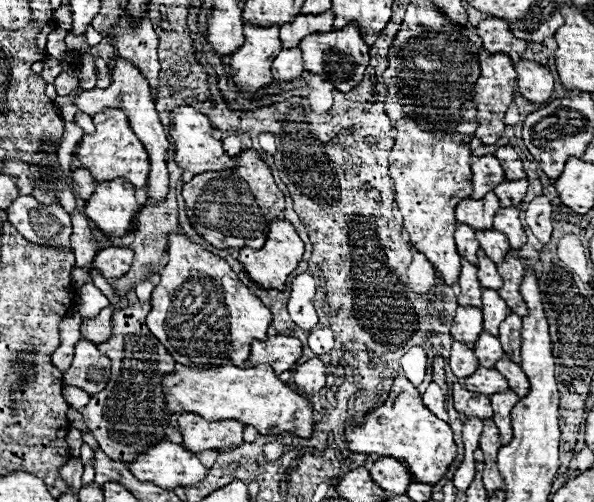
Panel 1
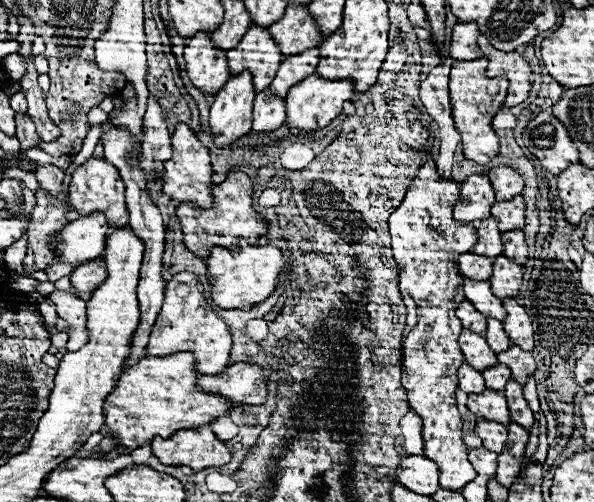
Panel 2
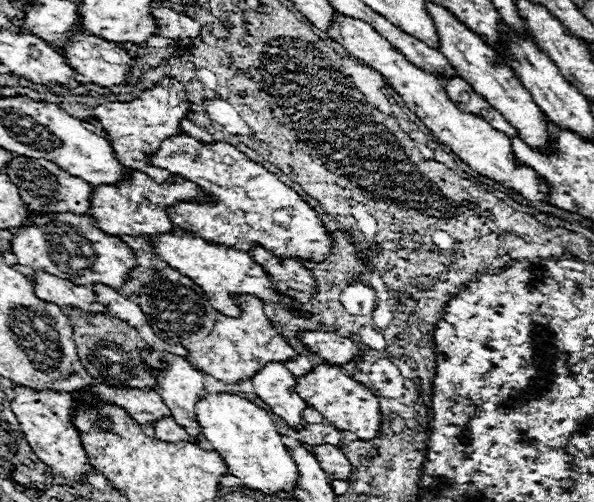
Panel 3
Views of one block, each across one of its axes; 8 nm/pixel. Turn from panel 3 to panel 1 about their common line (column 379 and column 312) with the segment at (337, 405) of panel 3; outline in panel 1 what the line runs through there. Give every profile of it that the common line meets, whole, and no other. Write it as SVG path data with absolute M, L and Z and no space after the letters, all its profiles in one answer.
M258 364L254 368L216 366L210 370L178 370L164 380L164 398L168 400L168 412L172 414L196 412L206 420L232 418L246 426L254 426L260 434L290 432L300 438L310 438L314 428L312 400L284 384L270 364Z

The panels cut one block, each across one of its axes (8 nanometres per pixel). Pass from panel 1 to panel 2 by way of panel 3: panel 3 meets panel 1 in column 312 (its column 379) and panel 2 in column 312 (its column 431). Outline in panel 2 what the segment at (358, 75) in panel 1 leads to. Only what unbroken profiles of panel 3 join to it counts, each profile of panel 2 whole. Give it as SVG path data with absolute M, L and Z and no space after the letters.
M310 74L296 86L292 86L286 94L286 122L292 128L300 128L304 132L314 132L324 128L328 122L332 122L340 112L342 112L342 102L352 100L356 96L354 90L354 80L326 80L320 78L318 74Z

